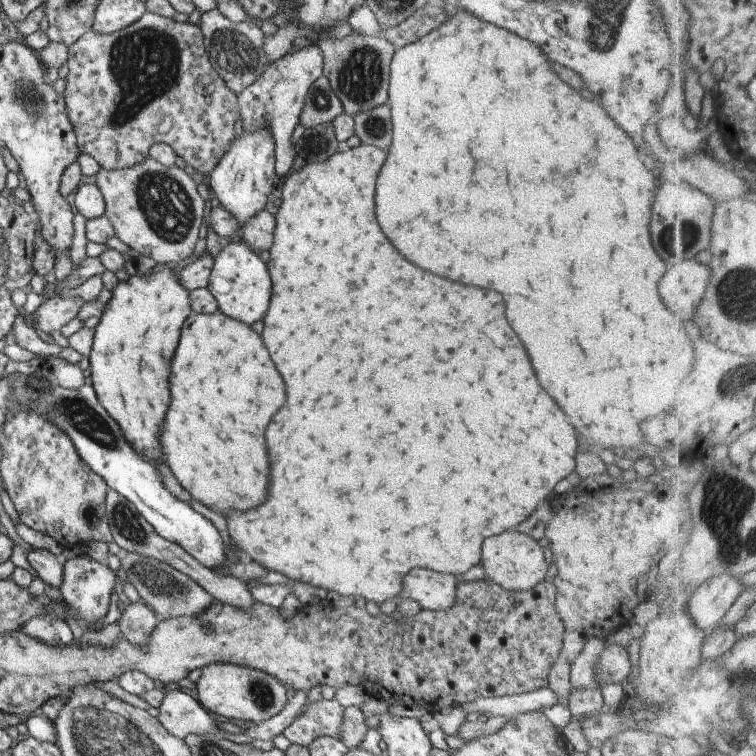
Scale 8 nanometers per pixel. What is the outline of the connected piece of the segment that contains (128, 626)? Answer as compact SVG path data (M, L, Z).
M130 603L120 614L117 626L120 636L125 641L129 641L133 647L143 649L146 645L148 648L150 633L153 632L158 621L159 619L149 610L149 607L142 603Z

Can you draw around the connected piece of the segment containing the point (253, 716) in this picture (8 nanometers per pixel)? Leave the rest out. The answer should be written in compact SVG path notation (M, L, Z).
M211 663L201 669L195 684L198 703L210 714L221 716L224 721L243 720L259 724L275 716L286 703L286 691L270 674L231 663Z

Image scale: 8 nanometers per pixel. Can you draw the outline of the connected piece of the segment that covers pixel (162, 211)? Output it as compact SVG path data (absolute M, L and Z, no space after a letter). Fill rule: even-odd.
M151 157L143 159L139 164L128 169L105 170L100 168L95 175L95 185L104 200L104 217L111 223L114 236L131 250L136 250L141 256L149 256L163 266L173 266L179 260L185 260L195 248L199 236L197 230L203 218L205 202L196 193L195 183L190 174L175 165L159 164Z

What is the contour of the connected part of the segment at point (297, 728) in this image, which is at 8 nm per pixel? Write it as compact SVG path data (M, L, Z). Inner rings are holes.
M335 699L307 701L300 715L283 730L282 734L291 745L306 748L317 737L338 738L342 710Z

